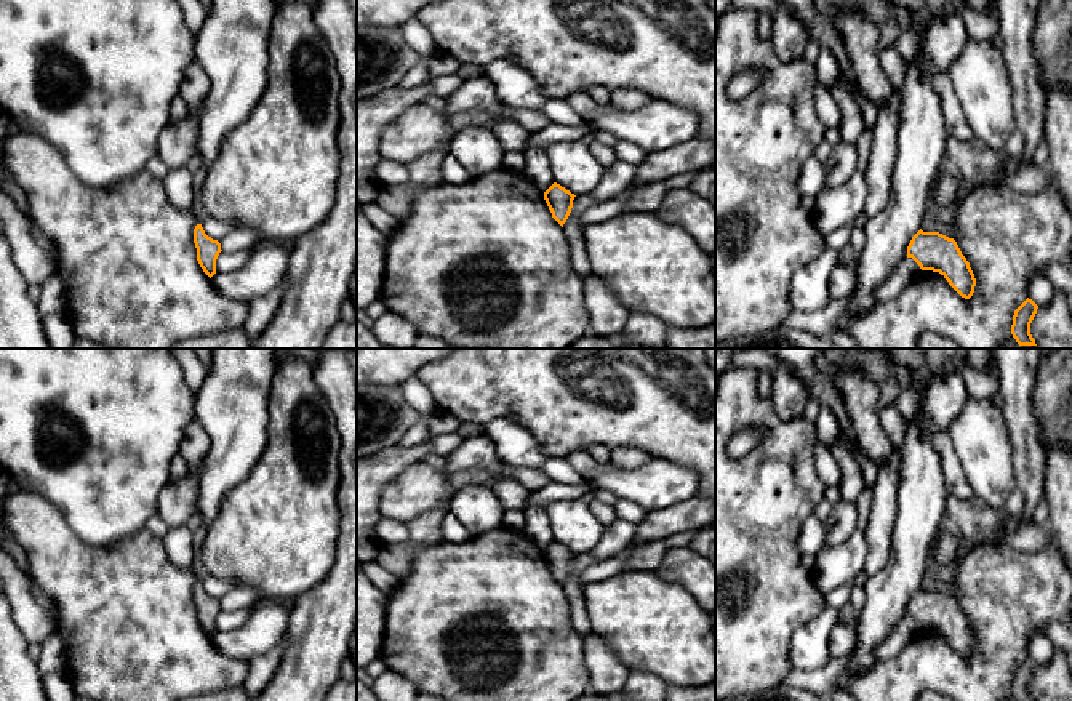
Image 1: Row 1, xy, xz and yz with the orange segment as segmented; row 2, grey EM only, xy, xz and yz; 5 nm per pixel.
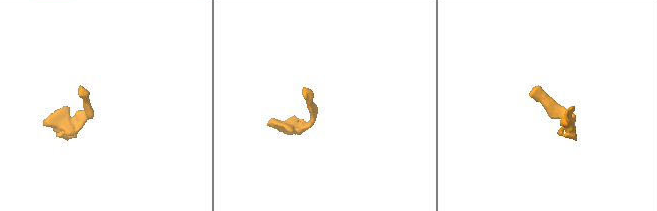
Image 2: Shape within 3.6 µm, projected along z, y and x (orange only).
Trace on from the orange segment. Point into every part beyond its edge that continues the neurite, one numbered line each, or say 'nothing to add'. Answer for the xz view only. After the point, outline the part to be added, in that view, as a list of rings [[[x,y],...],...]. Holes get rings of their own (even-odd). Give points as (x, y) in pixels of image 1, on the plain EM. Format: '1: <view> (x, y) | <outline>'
nothing to add

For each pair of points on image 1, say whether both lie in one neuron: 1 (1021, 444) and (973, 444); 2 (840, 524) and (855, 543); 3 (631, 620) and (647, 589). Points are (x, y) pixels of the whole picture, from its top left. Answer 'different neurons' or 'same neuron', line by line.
1: different neurons
2: different neurons
3: same neuron

